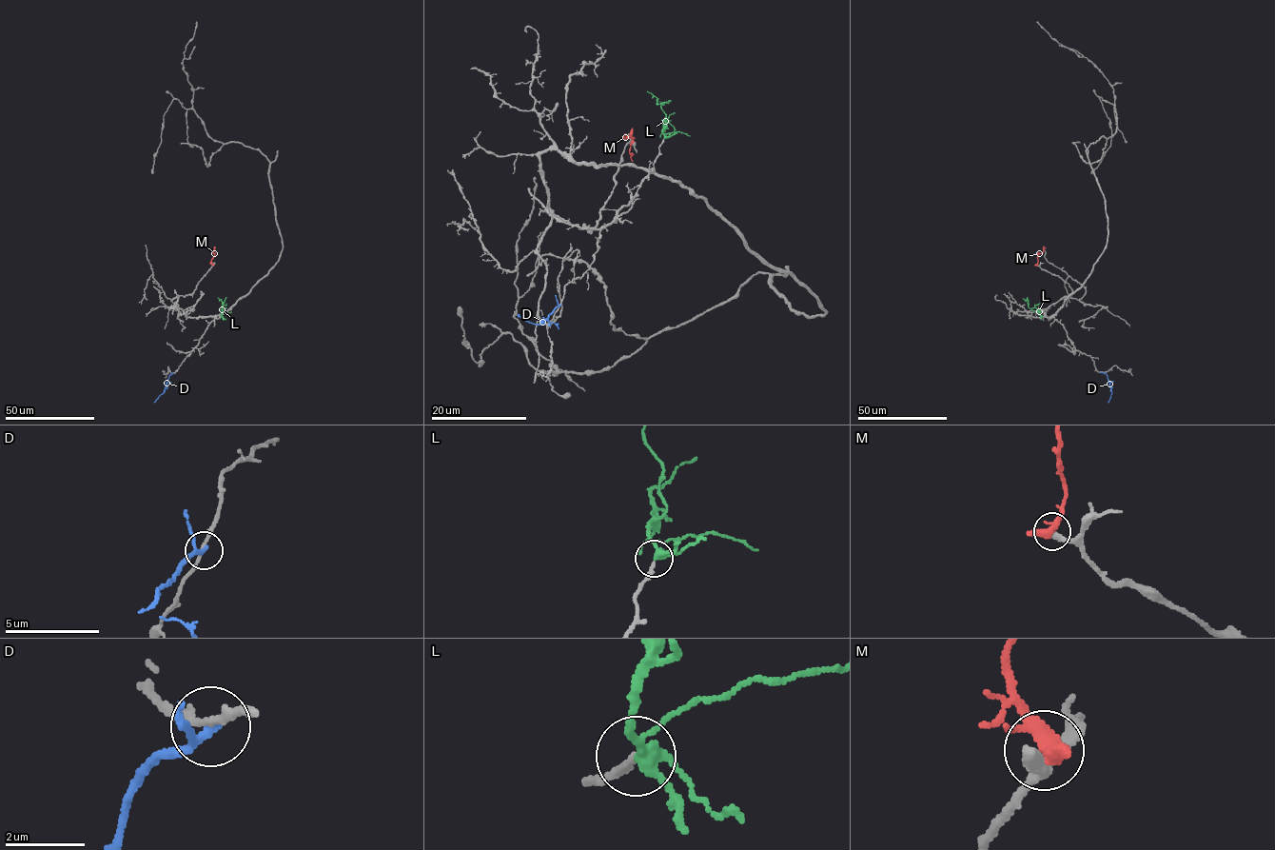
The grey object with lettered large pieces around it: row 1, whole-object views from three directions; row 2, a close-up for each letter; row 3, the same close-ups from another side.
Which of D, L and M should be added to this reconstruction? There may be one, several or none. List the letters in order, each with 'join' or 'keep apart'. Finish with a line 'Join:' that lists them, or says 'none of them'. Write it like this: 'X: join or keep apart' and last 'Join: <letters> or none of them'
D: keep apart
L: join
M: keep apart
Join: L

